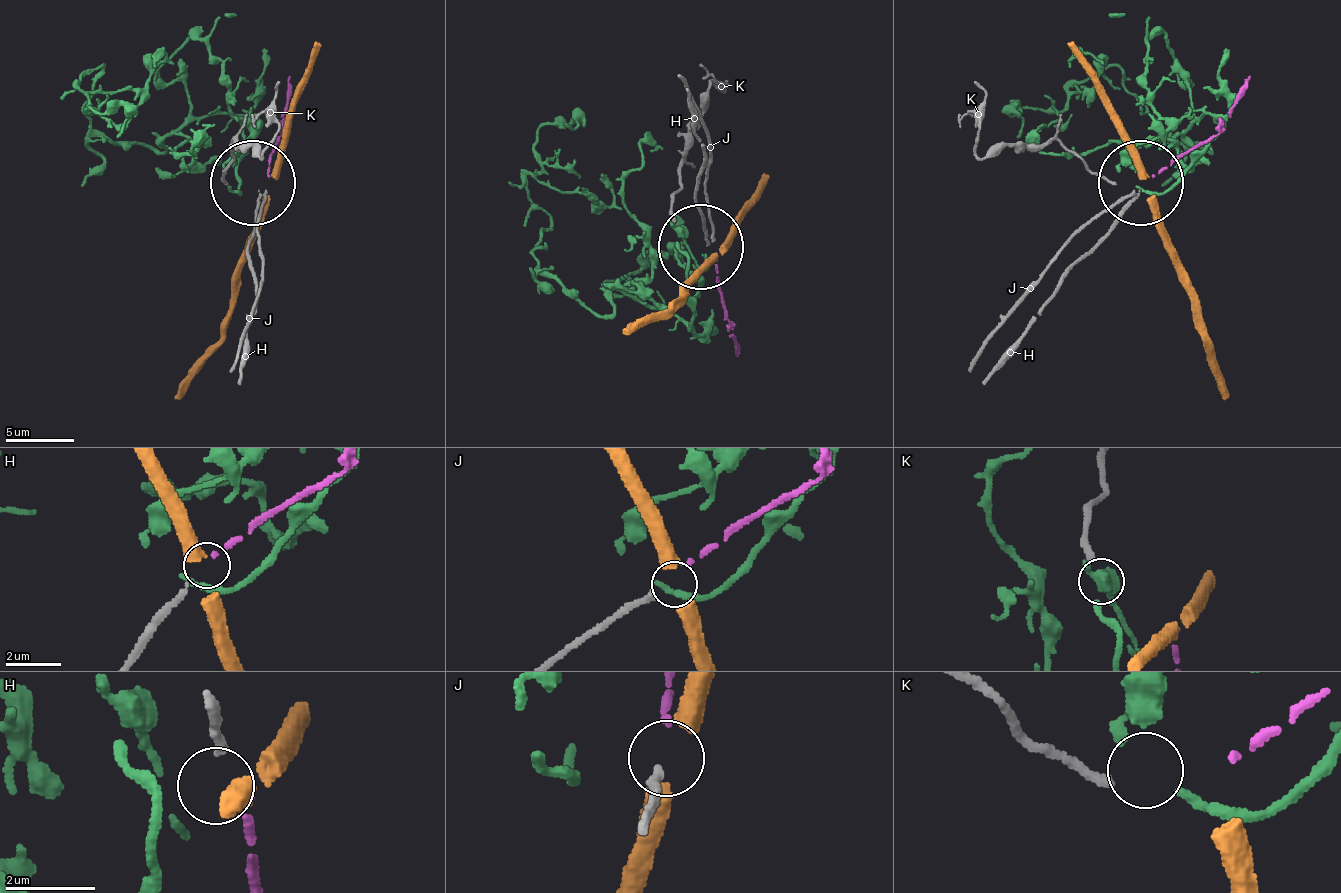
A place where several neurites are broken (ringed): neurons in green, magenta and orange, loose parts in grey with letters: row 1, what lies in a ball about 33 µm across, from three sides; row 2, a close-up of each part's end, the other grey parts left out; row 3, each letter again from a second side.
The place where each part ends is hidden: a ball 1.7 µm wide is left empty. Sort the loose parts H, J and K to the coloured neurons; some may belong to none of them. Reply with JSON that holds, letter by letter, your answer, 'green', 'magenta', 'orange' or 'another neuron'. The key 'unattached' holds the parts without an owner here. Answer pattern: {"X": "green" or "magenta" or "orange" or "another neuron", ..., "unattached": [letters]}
{"H": "another neuron", "J": "magenta", "K": "green", "unattached": ["H"]}

